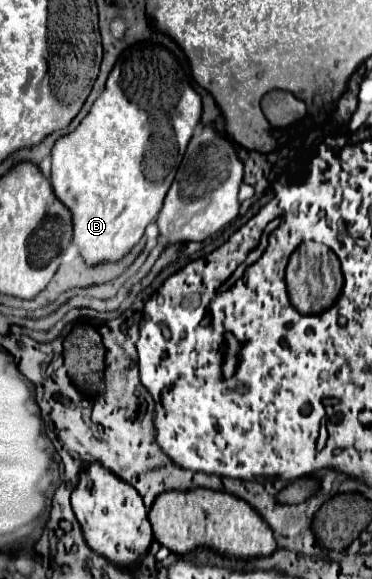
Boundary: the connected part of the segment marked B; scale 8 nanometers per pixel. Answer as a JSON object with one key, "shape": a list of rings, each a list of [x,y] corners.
{"shape":[[[135,44],[117,60],[103,94],[95,100],[85,120],[71,134],[55,142],[51,152],[53,194],[57,194],[57,200],[71,210],[73,242],[87,266],[119,262],[141,240],[147,224],[157,218],[201,116],[201,98],[191,88],[189,78],[189,72],[181,68],[165,48]]]}

